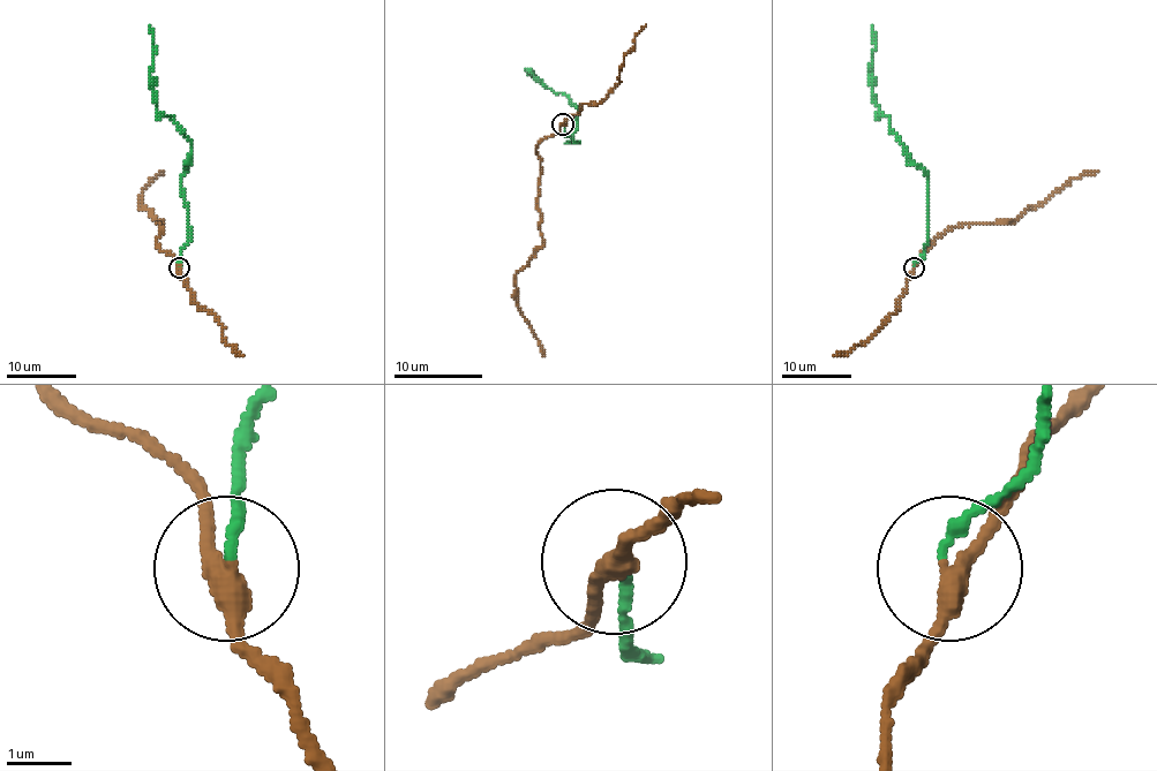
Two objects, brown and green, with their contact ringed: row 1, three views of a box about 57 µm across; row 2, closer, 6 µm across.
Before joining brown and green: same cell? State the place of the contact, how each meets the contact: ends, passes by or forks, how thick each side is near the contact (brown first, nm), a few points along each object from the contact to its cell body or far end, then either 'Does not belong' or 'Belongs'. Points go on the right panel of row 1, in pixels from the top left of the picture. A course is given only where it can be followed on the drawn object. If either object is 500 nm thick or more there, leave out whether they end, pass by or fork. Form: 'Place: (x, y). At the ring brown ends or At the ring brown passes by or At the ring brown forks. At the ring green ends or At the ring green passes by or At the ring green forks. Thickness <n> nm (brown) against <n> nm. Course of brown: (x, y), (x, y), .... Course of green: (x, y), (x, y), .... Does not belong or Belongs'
Place: (914, 267). At the ring brown passes by. At the ring green ends. Thickness 320 nm (brown) against 150 nm. Course of brown: (913, 267), (939, 236), (956, 226), (1015, 221), (1032, 206), (1039, 206), (1073, 179), (1097, 171). Course of green: (913, 266), (922, 256), (929, 229), (929, 175), (872, 100), (871, 24). Does not belong

